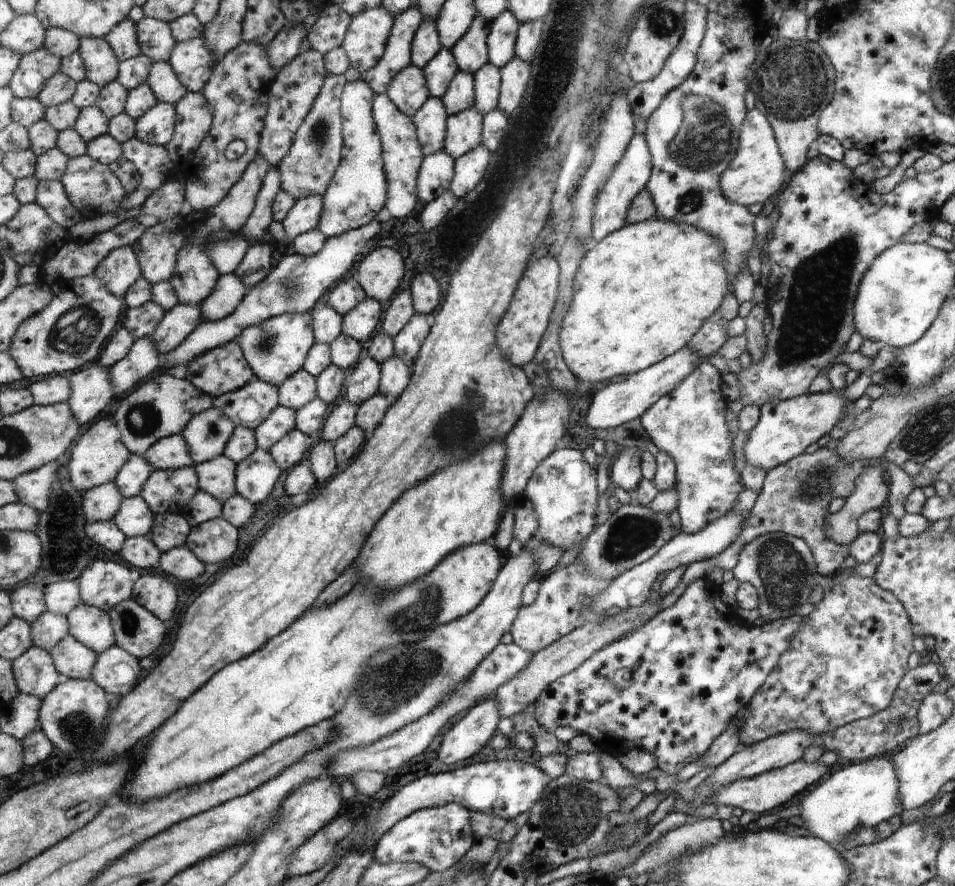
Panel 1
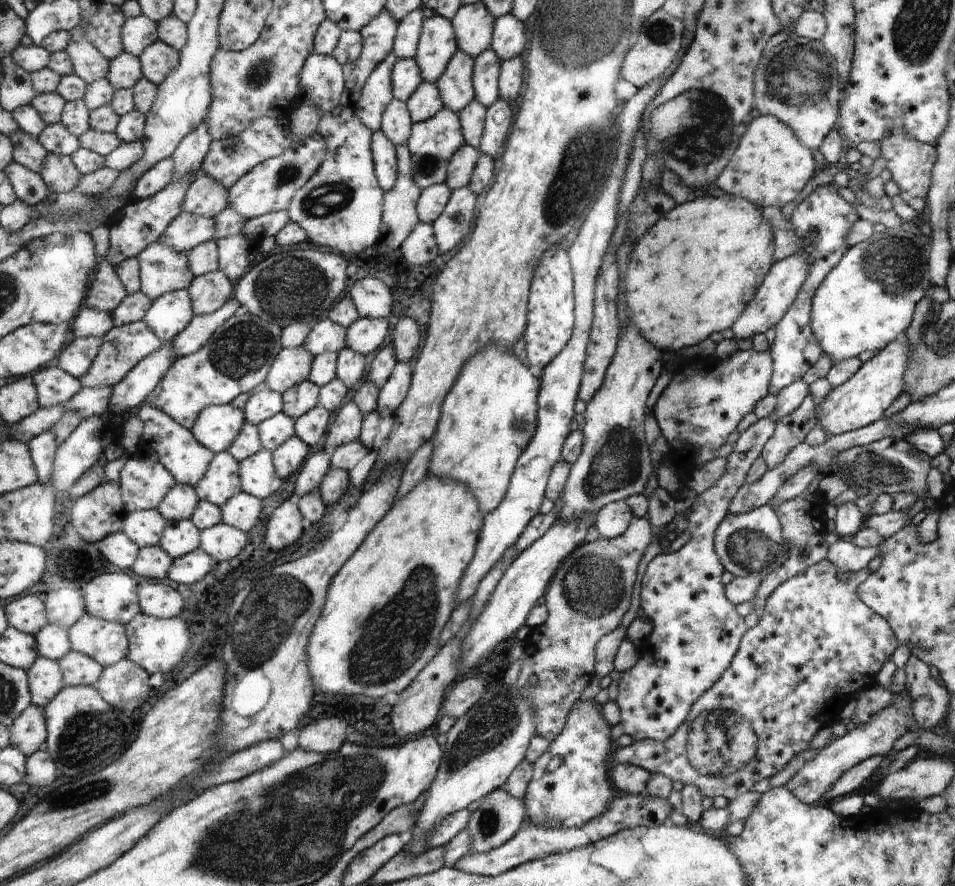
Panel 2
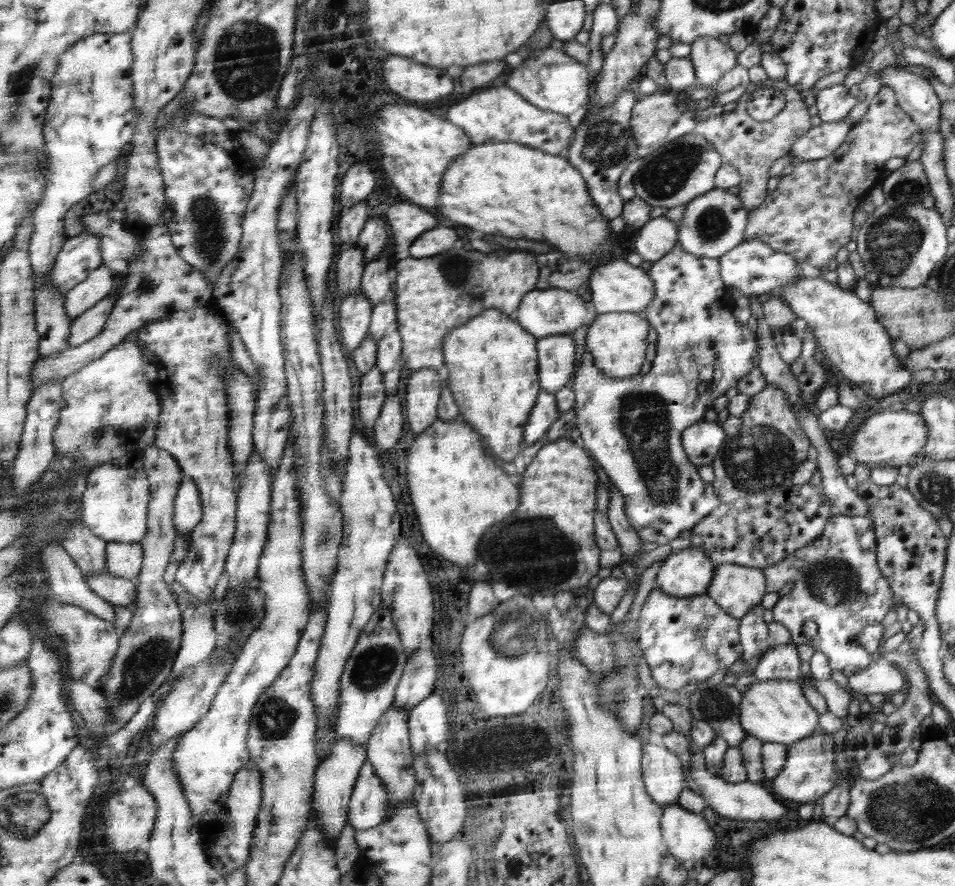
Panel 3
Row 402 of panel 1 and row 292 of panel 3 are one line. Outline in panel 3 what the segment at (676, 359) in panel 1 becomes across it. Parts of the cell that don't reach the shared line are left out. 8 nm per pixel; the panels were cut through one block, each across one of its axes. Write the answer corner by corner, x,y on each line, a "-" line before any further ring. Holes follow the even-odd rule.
622,256
596,265
590,271
588,284
590,284
590,292
592,292
592,304
598,315
642,312
652,302
655,295
655,288
647,271
640,266
630,265

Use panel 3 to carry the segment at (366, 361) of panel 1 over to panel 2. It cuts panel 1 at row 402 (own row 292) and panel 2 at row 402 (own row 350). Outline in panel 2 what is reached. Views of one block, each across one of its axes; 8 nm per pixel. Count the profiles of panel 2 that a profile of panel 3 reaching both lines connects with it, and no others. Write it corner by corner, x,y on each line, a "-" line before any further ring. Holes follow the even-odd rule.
353,400
344,404
337,414
331,431
328,432
327,443
324,444
325,451
329,455
332,455
338,447
344,446
346,443
358,441
364,420
363,412

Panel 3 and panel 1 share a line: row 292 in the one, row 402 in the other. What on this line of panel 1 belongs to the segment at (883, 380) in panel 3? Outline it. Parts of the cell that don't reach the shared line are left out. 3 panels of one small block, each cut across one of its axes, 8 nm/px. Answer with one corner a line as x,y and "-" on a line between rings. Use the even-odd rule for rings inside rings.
830,389
825,393
809,391
780,403
762,404
758,424
749,432
744,446
746,463
767,471
802,455
810,444
834,430
848,416
849,408
854,407
854,402
844,395
845,390

